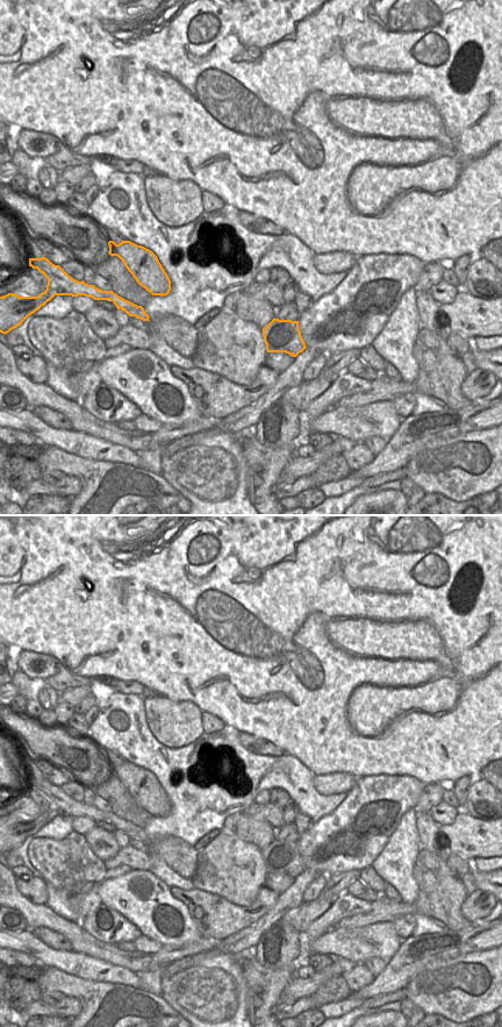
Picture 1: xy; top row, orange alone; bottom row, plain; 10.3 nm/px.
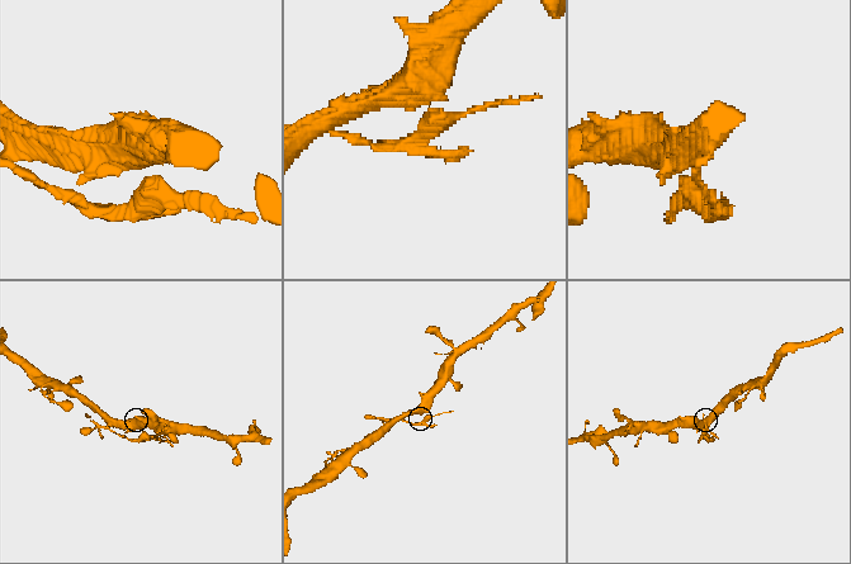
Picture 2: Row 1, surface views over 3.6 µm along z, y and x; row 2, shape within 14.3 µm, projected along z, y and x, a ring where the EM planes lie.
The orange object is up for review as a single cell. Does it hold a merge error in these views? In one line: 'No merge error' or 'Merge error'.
Merge error.

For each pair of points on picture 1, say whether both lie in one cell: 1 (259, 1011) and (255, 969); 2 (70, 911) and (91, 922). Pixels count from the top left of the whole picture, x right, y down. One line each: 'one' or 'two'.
1: one
2: two

